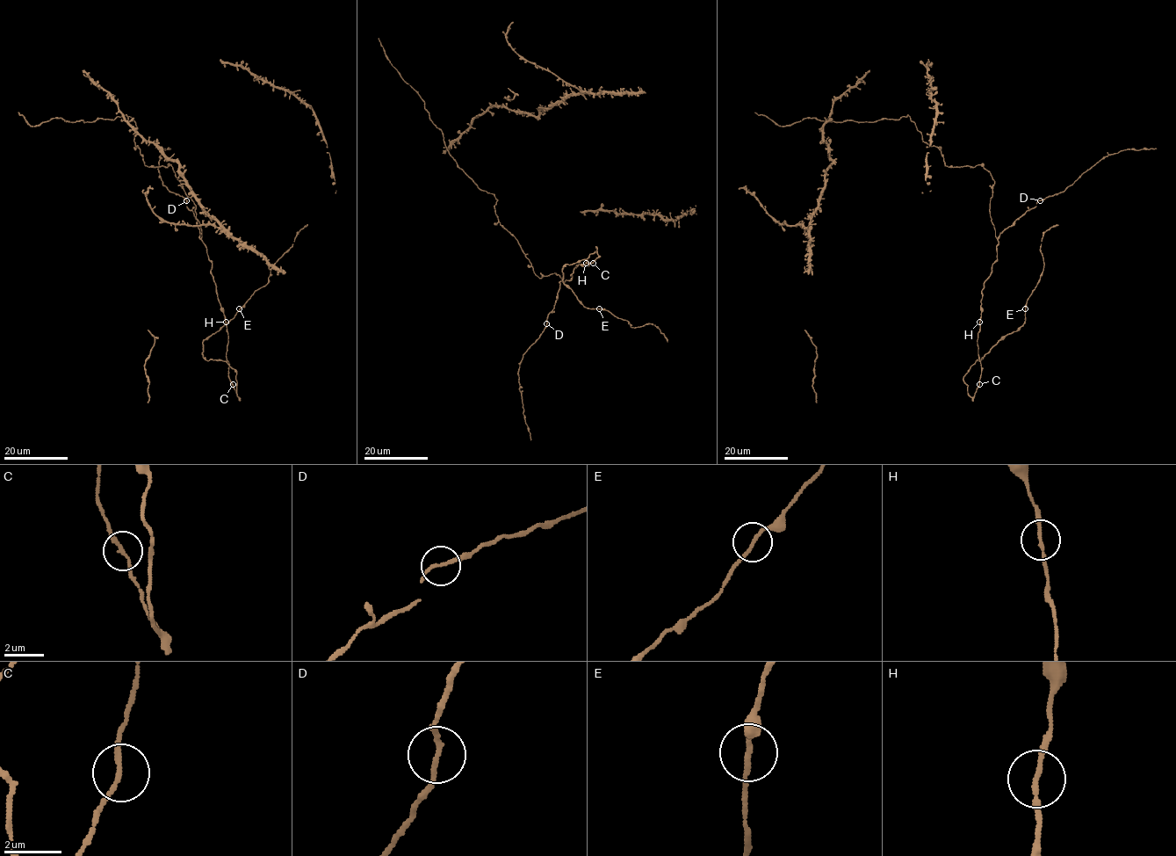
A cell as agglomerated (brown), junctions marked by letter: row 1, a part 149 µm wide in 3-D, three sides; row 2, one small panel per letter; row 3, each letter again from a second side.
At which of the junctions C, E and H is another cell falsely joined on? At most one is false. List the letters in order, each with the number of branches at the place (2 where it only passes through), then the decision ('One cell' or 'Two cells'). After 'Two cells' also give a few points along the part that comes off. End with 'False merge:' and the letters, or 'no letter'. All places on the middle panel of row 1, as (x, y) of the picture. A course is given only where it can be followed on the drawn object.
C: Branches: 2. One cell
E: Branches: 2. One cell
H: Branches: 2. One cell
False merge: no letter

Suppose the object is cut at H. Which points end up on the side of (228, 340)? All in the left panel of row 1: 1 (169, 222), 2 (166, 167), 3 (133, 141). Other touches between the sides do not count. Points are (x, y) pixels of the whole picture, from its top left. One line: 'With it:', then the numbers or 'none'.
With it: 1

